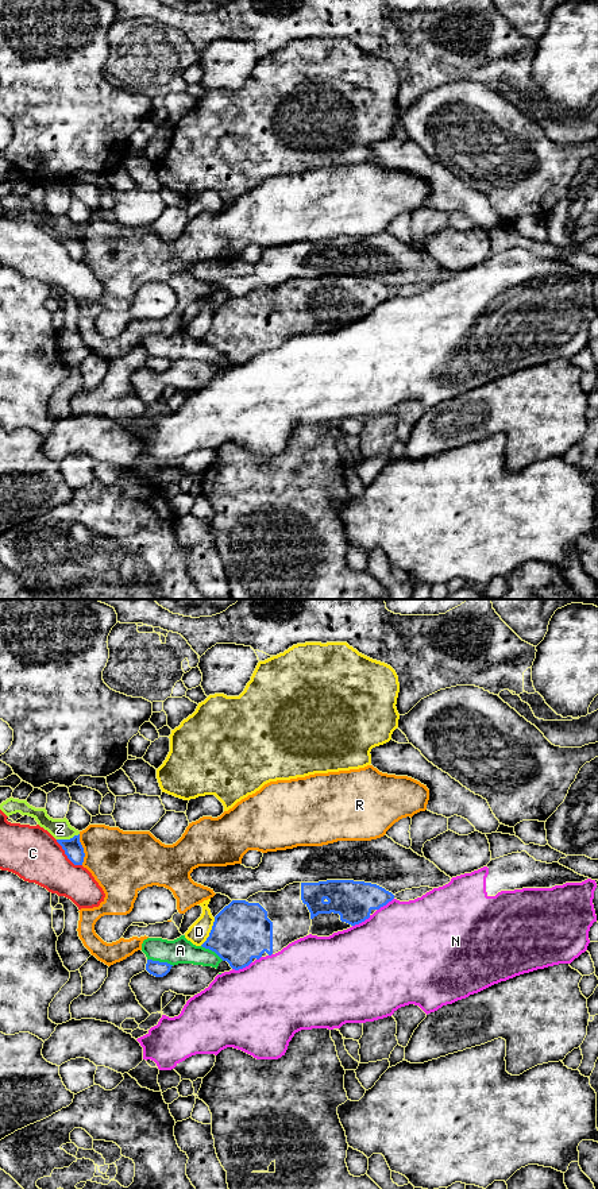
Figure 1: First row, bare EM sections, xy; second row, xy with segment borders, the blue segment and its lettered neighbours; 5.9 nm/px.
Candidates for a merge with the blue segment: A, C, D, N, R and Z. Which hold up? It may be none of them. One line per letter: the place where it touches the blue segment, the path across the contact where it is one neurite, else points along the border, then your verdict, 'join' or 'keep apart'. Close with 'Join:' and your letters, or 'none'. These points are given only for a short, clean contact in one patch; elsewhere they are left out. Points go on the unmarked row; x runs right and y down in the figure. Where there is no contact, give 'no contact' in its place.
A: contact xy (161, 358); keep apart
C: contact xy (66, 250); keep apart
D: contact xy (211, 327); keep apart
N: contact xy (242, 363); keep apart
R: contact xy (83, 244); keep apart
Z: contact xy (68, 235); keep apart
Join: none

